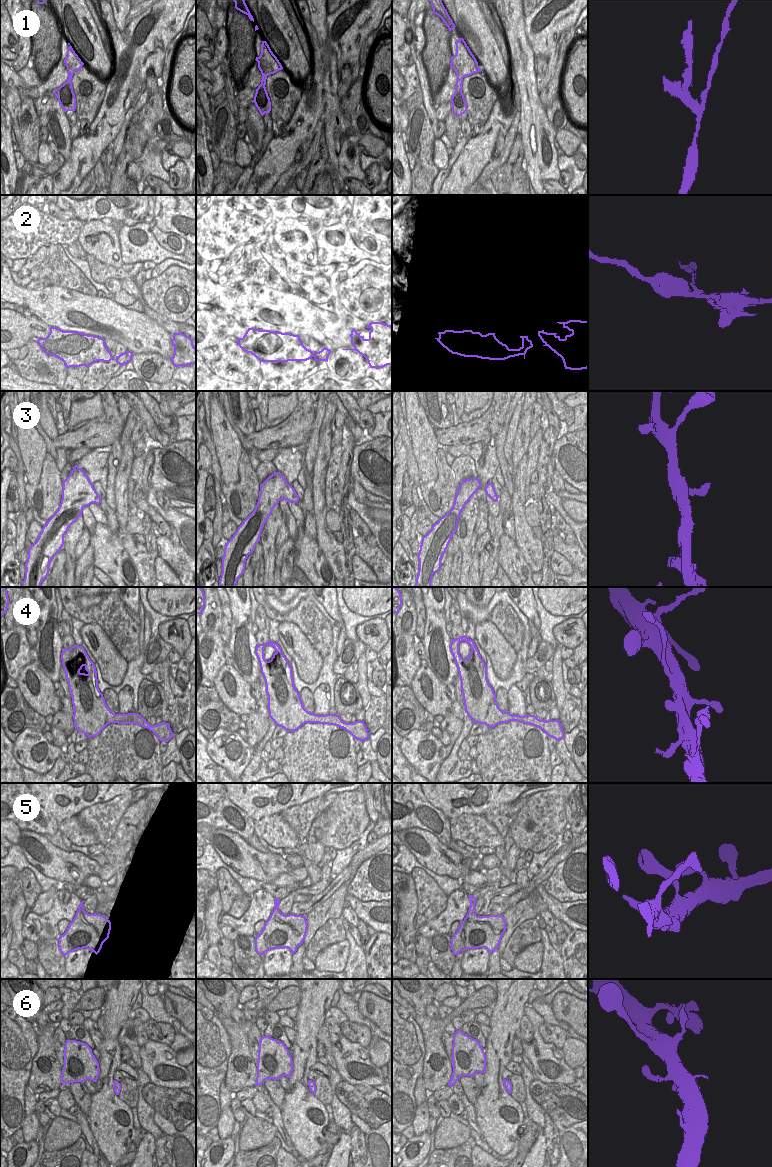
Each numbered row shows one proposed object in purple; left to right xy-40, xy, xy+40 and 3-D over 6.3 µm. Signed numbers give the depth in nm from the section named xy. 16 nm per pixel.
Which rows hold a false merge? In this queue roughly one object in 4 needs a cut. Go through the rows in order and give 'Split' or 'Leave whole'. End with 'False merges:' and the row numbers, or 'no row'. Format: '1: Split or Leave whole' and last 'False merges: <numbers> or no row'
1: Leave whole
2: Split
3: Leave whole
4: Leave whole
5: Leave whole
6: Leave whole
False merges: 2.

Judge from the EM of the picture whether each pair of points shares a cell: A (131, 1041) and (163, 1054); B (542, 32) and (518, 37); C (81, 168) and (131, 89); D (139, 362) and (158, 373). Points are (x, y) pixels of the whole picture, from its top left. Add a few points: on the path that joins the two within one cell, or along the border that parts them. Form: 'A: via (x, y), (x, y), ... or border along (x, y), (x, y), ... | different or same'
A: border along (139, 1047), (141, 1067) | different
B: border along (524, 15), (524, 33), (534, 57) | different
C: via (88, 148), (102, 132), (113, 109) | same
D: via (146, 359), (152, 359), (158, 366) | same

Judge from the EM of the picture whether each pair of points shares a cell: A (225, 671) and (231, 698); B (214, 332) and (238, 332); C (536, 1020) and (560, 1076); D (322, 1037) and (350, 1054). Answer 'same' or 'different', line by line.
A: same
B: same
C: same
D: different

